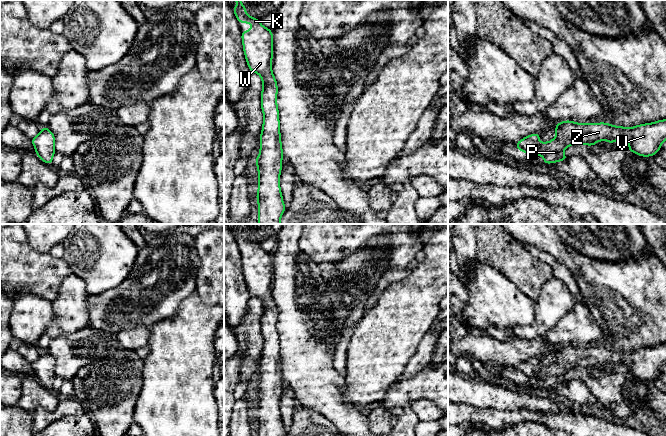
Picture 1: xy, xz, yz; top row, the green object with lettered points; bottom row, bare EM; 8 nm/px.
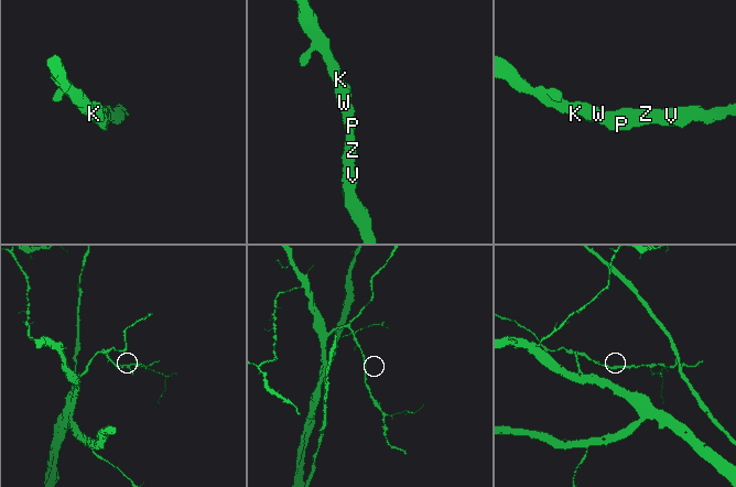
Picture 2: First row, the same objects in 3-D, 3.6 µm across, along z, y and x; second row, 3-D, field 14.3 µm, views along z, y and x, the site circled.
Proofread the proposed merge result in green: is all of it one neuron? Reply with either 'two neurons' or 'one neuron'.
one neuron

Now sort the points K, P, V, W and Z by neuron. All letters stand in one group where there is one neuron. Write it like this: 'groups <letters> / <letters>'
groups K P V W Z

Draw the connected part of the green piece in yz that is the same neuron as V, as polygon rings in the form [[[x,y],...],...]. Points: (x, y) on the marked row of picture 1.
[[[666,119],[649,124],[640,124],[632,128],[613,126],[610,123],[575,123],[567,120],[555,127],[556,136],[549,142],[539,142],[539,133],[531,134],[515,146],[519,151],[531,155],[541,155],[544,165],[567,160],[562,151],[573,144],[595,145],[601,140],[614,143],[618,139],[630,142],[627,150],[643,157],[654,156],[666,140]]]

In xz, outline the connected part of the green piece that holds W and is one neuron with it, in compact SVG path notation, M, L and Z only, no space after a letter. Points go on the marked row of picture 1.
M232 0L232 1L238 1L239 4L232 8L233 12L238 19L239 23L250 23L253 25L252 30L246 30L244 32L241 32L242 42L243 42L243 51L245 53L245 58L247 61L247 65L251 72L258 73L262 79L263 83L263 89L261 92L261 109L263 111L264 115L264 121L262 126L262 132L260 135L260 153L257 159L254 161L255 164L258 167L258 192L256 195L257 201L258 201L258 223L259 224L281 224L280 219L284 211L286 210L286 207L283 203L283 197L281 194L280 189L280 172L282 169L282 157L283 157L283 151L282 151L282 145L281 145L281 135L280 135L280 123L279 123L279 110L277 108L277 82L276 79L272 73L272 67L271 62L273 58L273 33L270 29L264 27L261 25L259 19L250 17L246 14L246 8L241 2L241 0Z

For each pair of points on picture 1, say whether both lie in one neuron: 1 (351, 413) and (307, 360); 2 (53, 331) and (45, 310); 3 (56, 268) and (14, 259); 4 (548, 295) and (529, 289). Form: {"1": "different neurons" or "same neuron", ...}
{"1": "same neuron", "2": "different neurons", "3": "same neuron", "4": "different neurons"}

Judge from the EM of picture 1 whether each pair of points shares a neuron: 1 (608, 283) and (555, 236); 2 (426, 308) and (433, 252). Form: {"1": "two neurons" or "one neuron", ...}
{"1": "two neurons", "2": "one neuron"}

